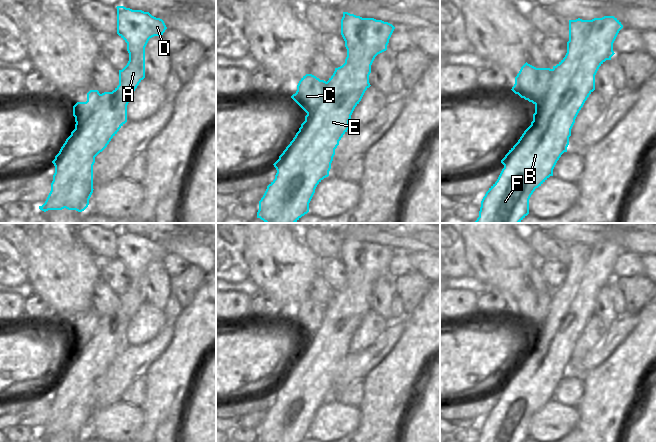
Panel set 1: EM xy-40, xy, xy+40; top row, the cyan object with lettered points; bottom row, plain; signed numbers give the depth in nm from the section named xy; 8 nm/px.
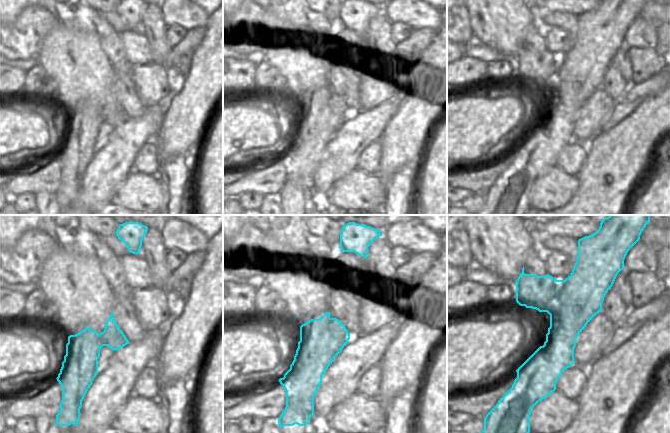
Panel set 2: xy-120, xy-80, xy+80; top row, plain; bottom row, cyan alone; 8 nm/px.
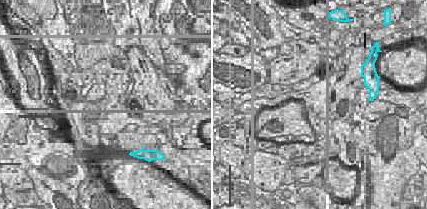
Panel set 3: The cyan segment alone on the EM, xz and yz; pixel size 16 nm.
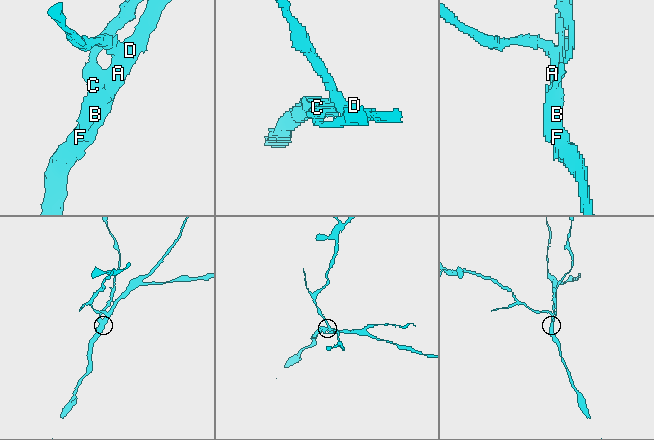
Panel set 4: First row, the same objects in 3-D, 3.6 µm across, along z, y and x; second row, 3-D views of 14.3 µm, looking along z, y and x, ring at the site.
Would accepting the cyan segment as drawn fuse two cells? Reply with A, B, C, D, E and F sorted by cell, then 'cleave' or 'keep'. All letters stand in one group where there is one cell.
A B D E F / C | cleave

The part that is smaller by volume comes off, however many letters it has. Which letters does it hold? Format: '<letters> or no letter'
C

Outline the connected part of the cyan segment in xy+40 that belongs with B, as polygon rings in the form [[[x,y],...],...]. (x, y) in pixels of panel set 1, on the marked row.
[[[614,16],[569,20],[567,53],[553,66],[549,91],[535,104],[531,125],[501,160],[504,168],[483,197],[475,223],[520,223],[529,214],[529,199],[536,188],[553,176],[557,161],[567,152],[575,119],[595,90],[595,75],[599,67],[615,54],[613,43],[622,28],[623,25]]]

